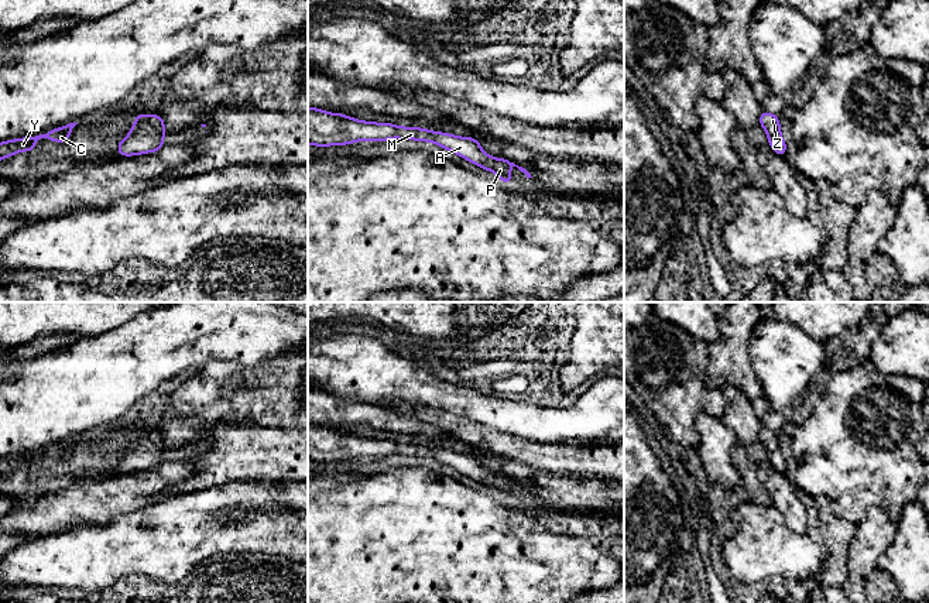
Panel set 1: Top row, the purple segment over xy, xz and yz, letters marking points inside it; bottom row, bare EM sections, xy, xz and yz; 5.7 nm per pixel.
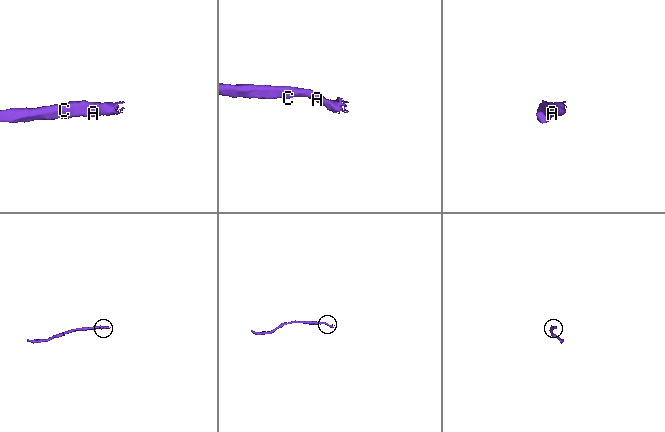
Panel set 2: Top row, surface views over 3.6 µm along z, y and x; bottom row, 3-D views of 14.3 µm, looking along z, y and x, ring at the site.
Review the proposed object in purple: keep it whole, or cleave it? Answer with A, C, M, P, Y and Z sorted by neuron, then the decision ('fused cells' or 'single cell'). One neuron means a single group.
A C M P Y Z | single cell

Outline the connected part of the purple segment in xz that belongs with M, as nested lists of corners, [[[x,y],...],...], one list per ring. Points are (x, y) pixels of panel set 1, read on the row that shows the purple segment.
[[[308,107],[308,144],[318,147],[347,145],[354,141],[387,141],[390,138],[438,144],[483,169],[494,172],[505,184],[514,181],[508,172],[513,167],[517,167],[527,178],[532,178],[525,168],[504,158],[490,157],[483,151],[479,141],[472,137],[457,137],[448,133],[401,127],[390,123],[361,121],[340,113],[328,113],[322,109]]]

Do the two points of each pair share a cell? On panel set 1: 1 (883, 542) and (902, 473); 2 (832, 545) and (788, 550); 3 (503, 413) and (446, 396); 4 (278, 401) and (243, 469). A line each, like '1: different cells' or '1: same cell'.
1: different cells
2: different cells
3: same cell
4: different cells

